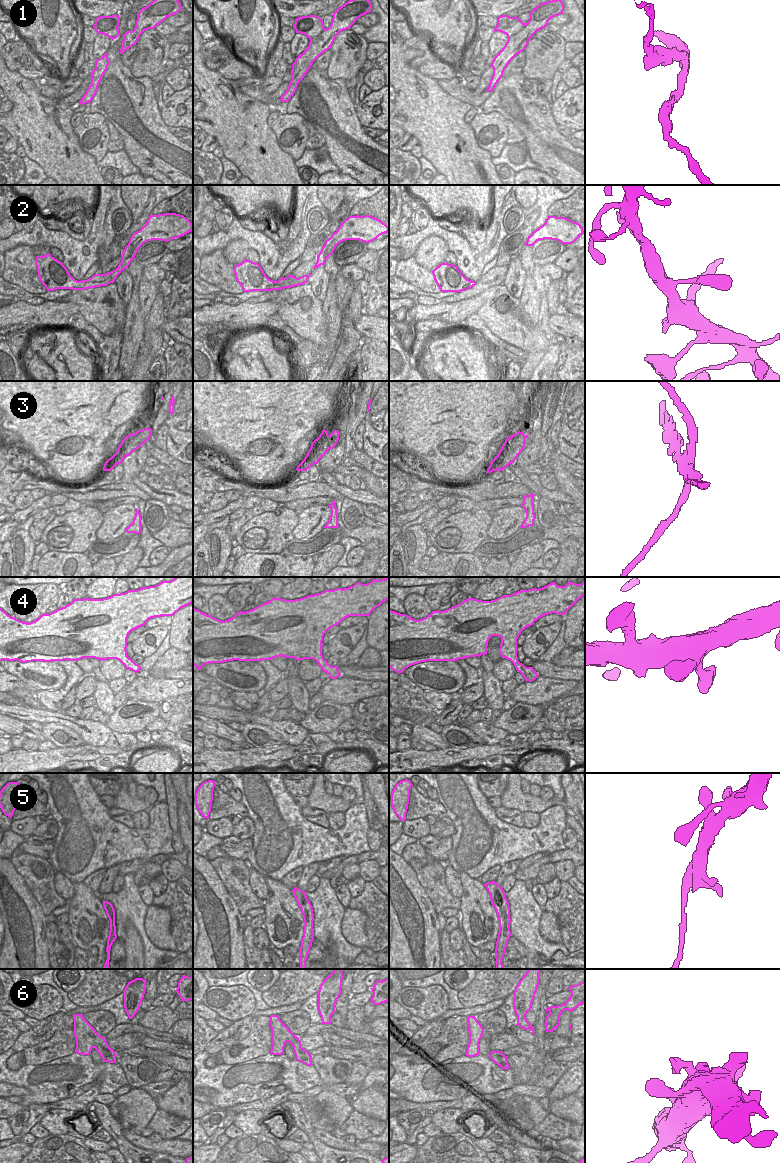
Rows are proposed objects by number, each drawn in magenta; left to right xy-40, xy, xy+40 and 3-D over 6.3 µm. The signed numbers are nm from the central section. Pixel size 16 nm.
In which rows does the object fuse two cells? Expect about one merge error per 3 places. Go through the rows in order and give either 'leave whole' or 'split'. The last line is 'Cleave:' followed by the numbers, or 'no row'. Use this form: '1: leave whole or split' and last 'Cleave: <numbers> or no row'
1: split
2: leave whole
3: split
4: leave whole
5: split
6: leave whole
Cleave: 1, 3, 5

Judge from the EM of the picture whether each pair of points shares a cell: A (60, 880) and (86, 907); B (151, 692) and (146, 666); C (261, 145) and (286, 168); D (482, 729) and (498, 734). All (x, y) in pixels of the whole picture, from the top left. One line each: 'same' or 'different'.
A: different
B: different
C: same
D: same

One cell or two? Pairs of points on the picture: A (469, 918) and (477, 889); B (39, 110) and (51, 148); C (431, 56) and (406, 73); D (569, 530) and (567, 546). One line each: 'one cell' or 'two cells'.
A: one cell
B: one cell
C: two cells
D: two cells

